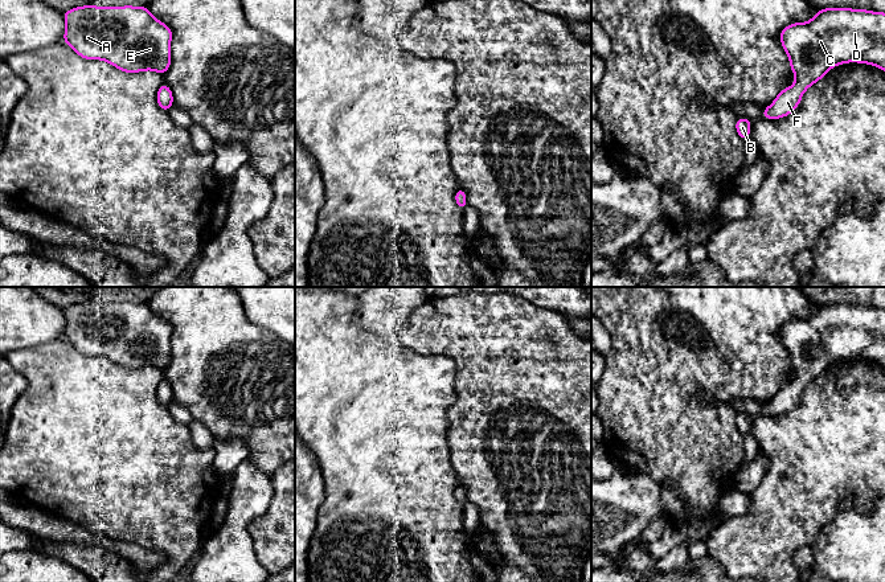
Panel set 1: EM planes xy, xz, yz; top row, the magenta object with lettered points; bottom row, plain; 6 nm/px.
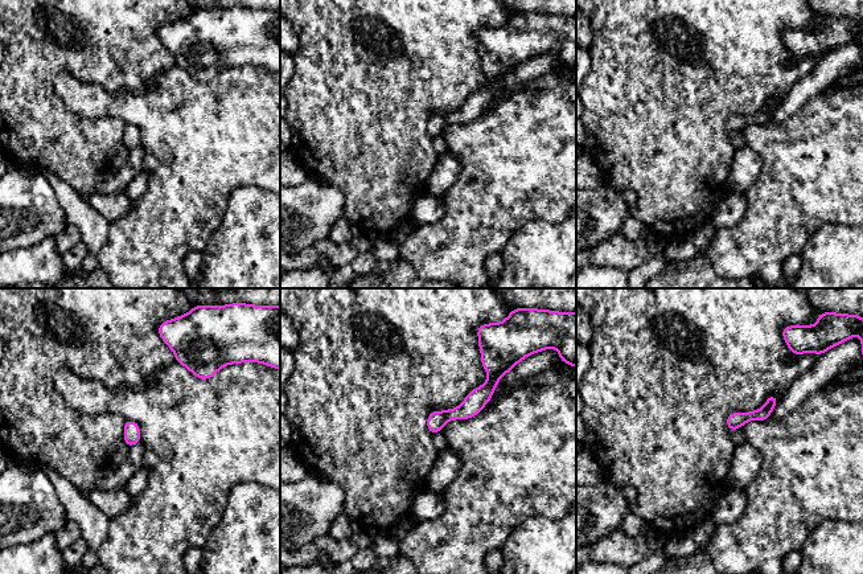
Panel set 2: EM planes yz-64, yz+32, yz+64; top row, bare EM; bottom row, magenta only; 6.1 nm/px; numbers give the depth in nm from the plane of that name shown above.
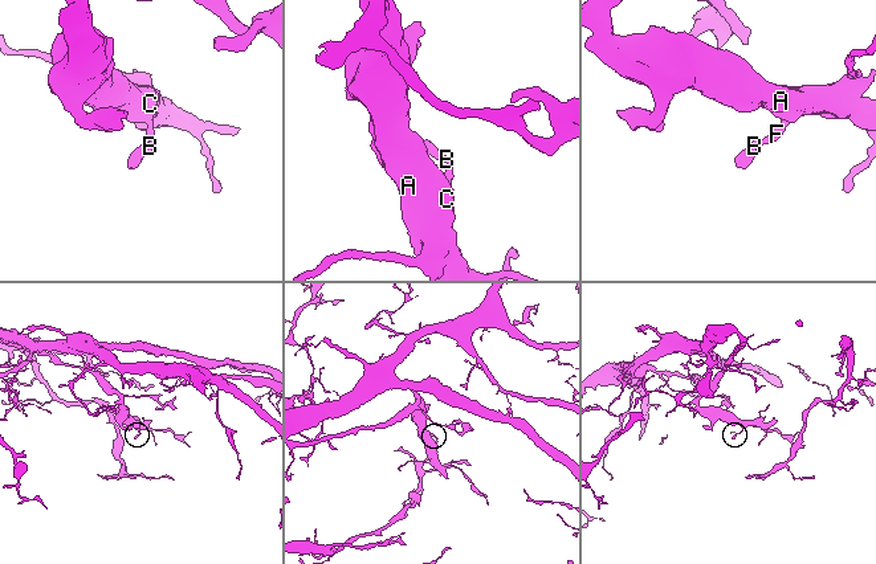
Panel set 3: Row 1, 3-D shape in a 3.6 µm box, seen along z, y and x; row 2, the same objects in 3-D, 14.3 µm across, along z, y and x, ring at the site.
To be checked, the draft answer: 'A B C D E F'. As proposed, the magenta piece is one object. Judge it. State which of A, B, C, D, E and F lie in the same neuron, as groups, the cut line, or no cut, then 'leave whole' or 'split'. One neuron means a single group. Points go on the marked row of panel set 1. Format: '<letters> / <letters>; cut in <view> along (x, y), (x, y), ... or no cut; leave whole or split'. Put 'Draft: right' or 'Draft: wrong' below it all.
A B C D E F; no cut; leave whole
Draft: right

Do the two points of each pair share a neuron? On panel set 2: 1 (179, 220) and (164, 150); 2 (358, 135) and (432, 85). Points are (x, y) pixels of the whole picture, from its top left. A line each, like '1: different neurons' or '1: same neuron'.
1: same neuron
2: same neuron

